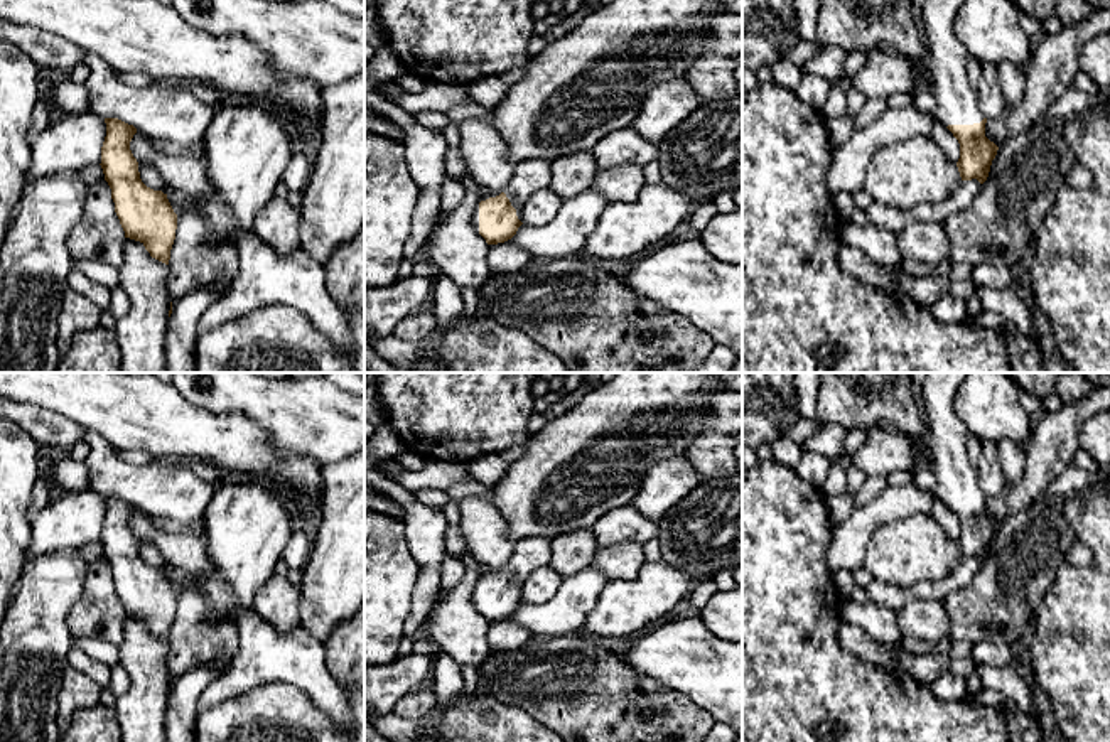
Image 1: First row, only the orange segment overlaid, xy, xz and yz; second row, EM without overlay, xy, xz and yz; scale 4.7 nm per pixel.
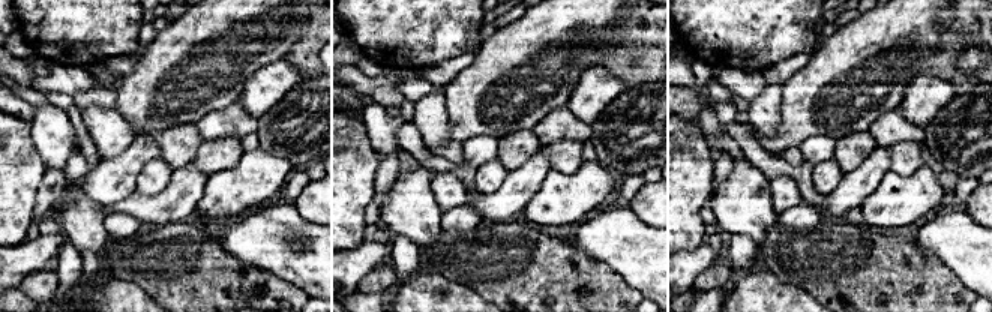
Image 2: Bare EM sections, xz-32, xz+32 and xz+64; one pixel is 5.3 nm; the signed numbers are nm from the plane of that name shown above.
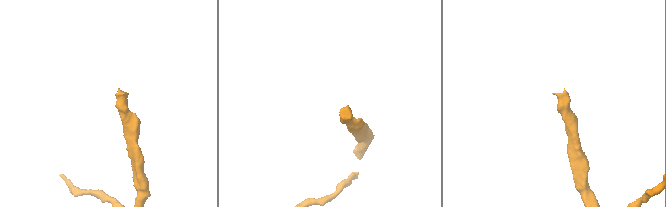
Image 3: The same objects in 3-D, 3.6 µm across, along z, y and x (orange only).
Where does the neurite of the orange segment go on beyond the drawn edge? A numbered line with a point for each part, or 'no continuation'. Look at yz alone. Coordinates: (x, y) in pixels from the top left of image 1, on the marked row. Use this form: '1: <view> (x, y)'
1: yz (957, 103)

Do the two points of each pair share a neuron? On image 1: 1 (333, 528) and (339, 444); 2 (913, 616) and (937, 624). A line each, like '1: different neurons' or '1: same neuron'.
1: different neurons
2: same neuron

